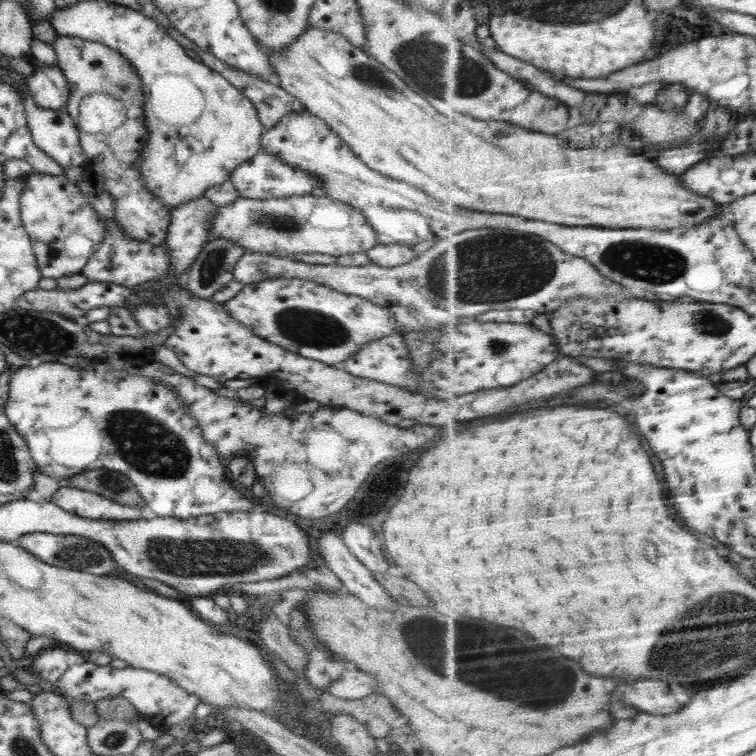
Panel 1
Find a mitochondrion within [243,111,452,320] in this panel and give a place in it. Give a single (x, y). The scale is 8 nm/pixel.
(288, 224)

